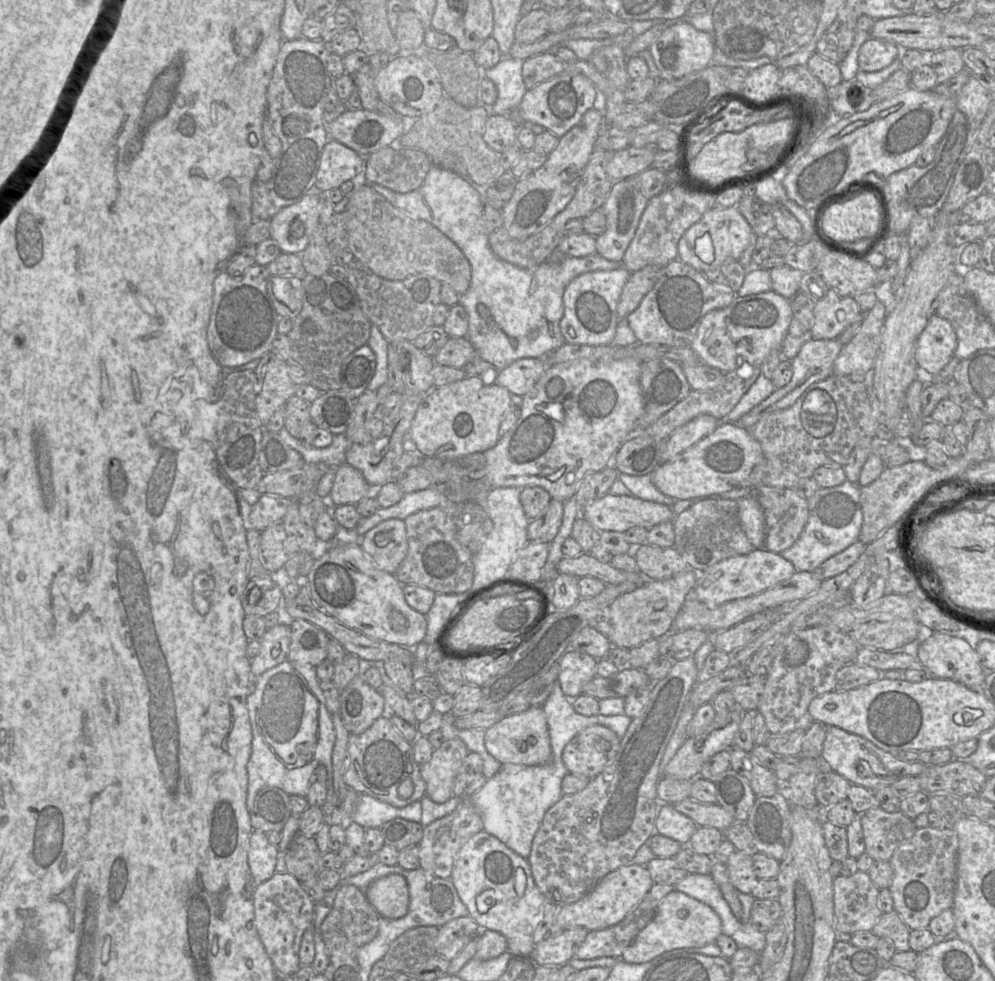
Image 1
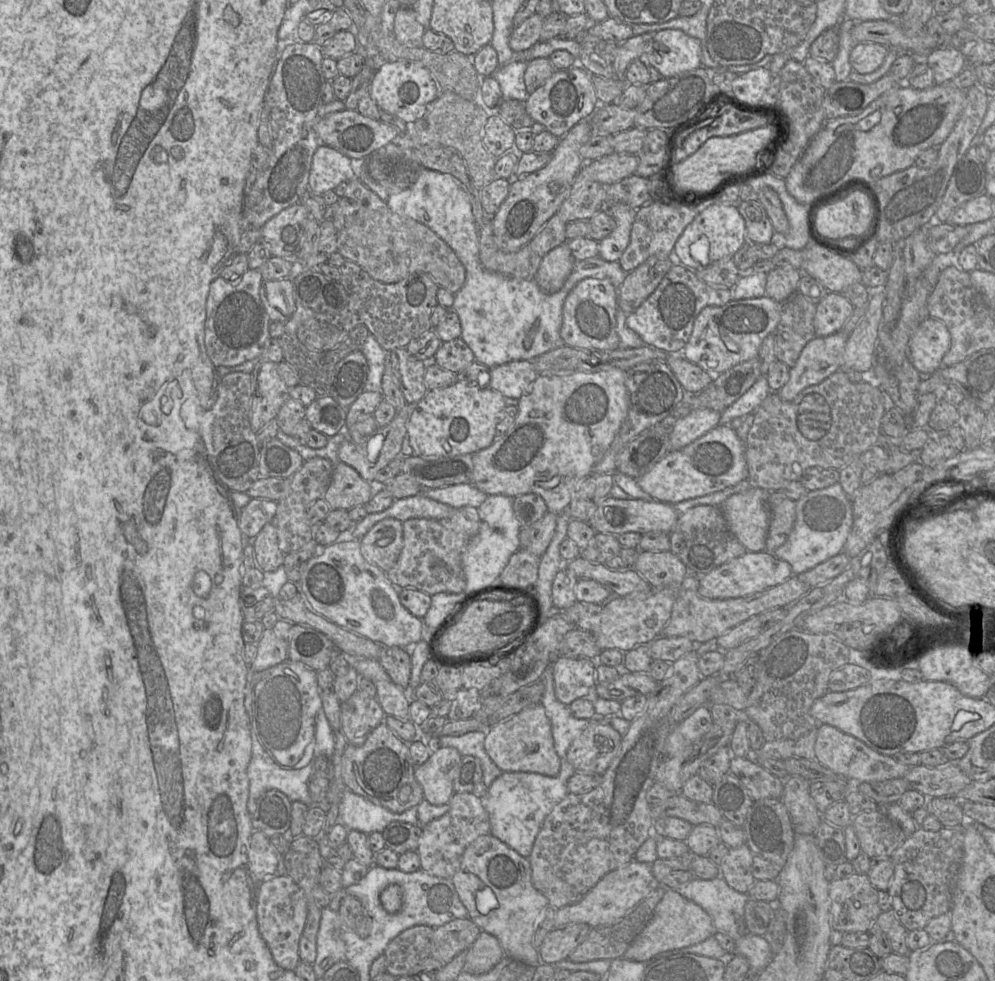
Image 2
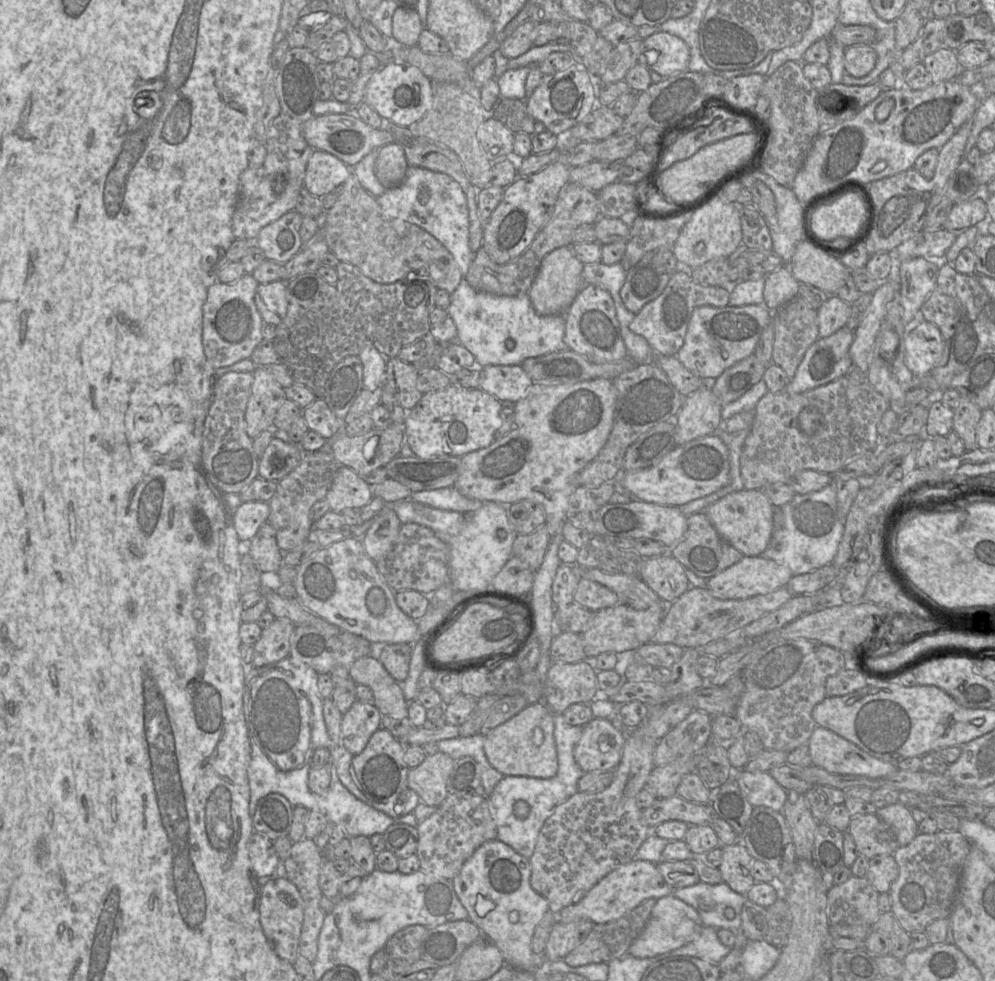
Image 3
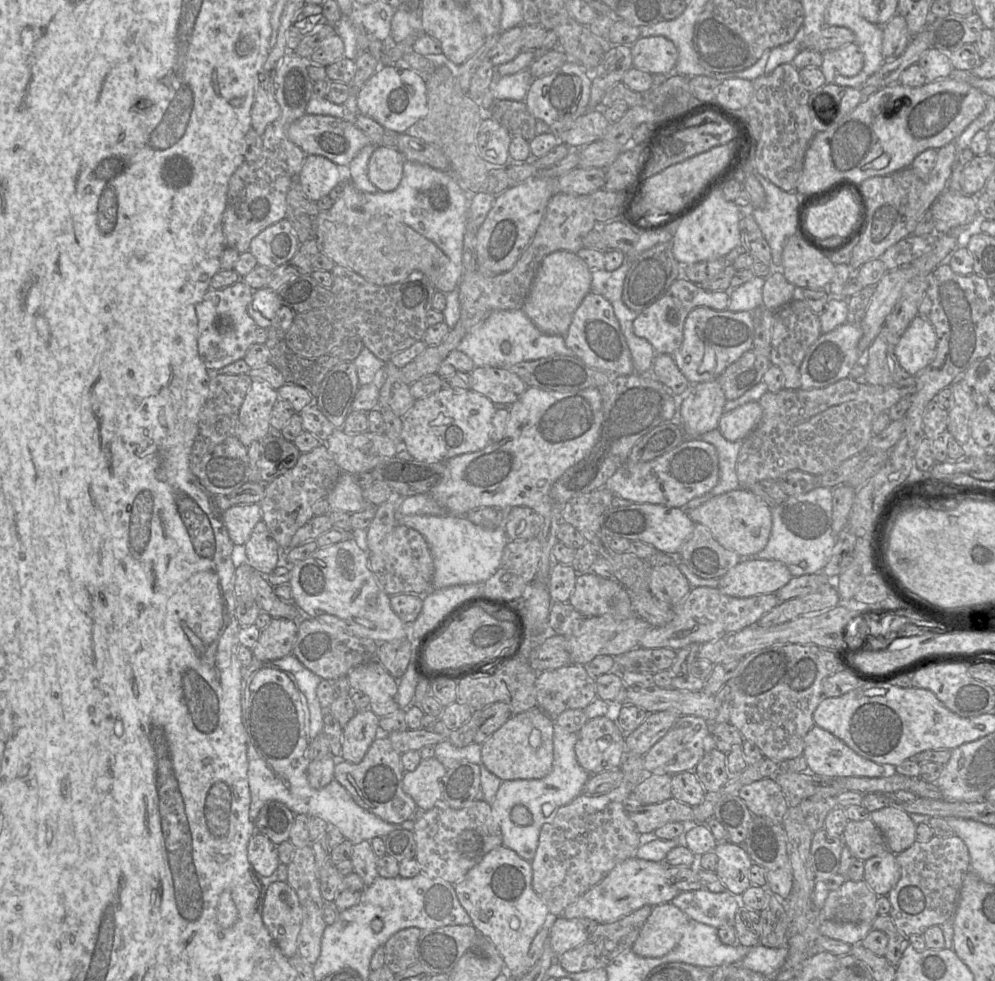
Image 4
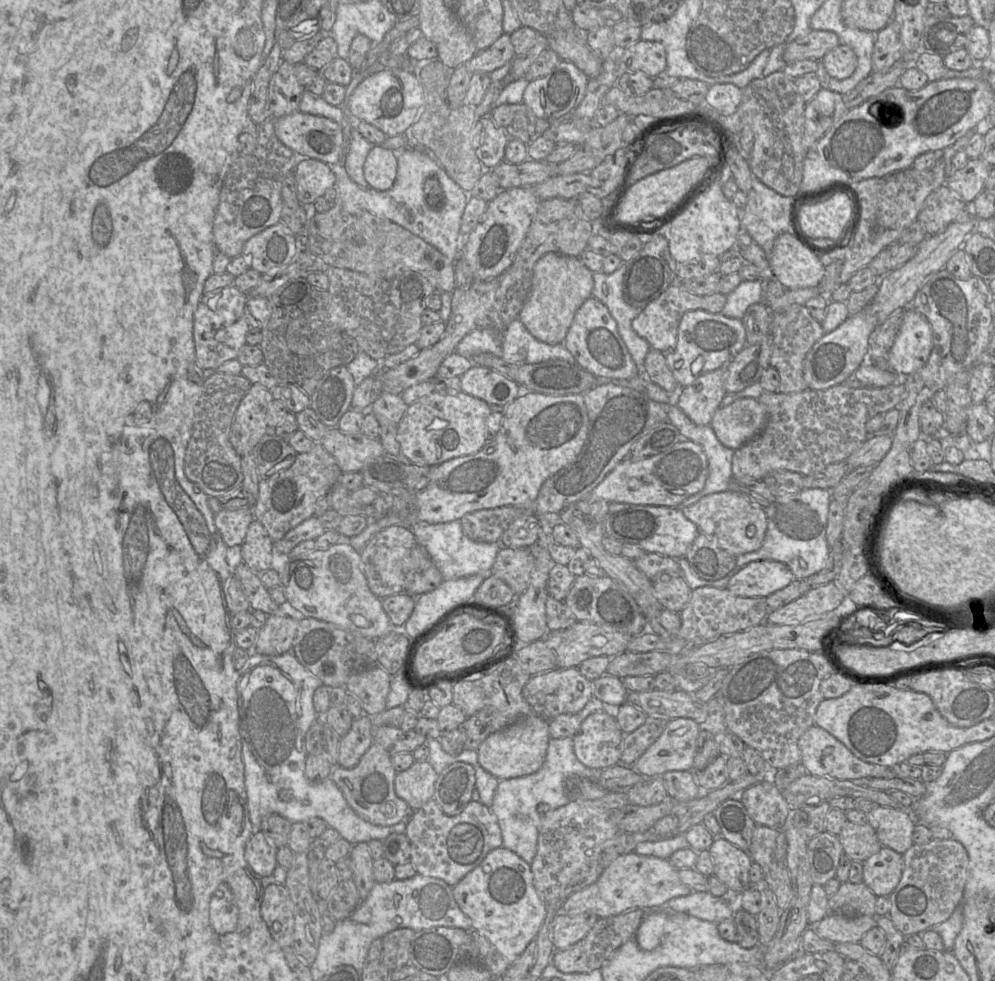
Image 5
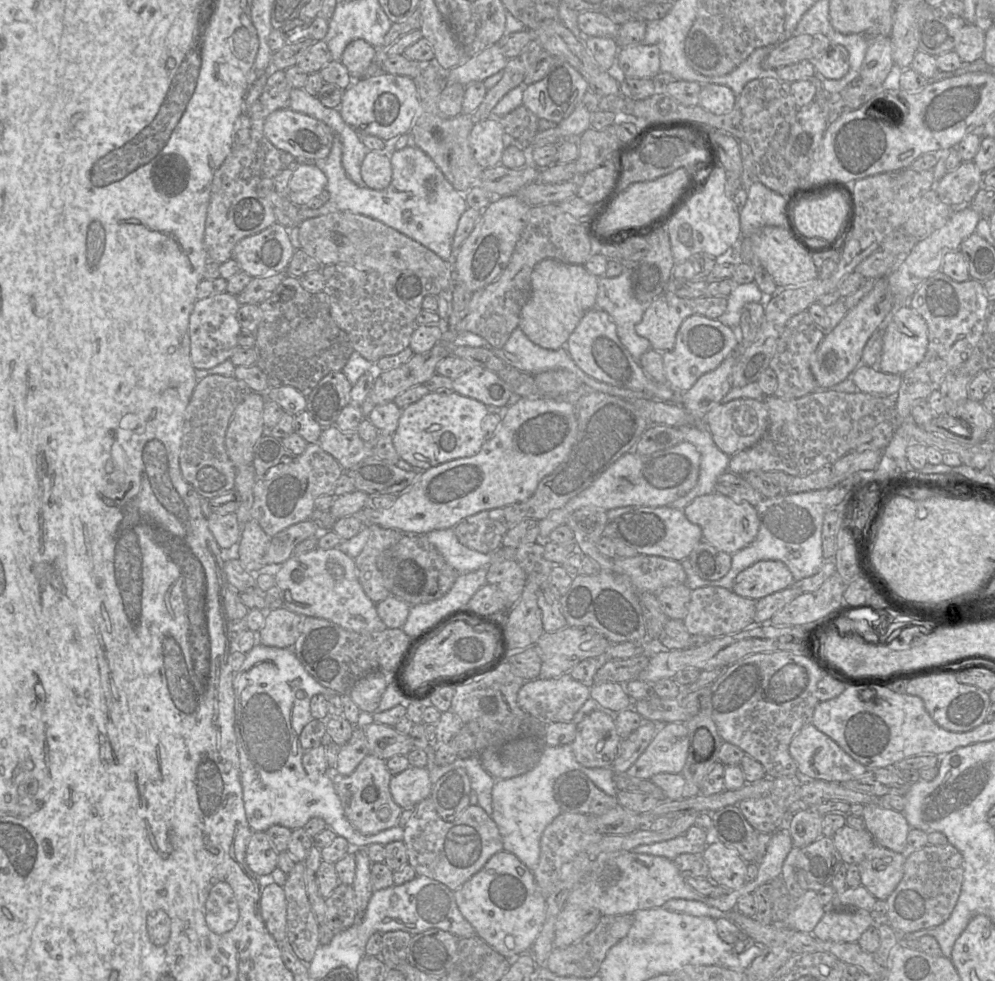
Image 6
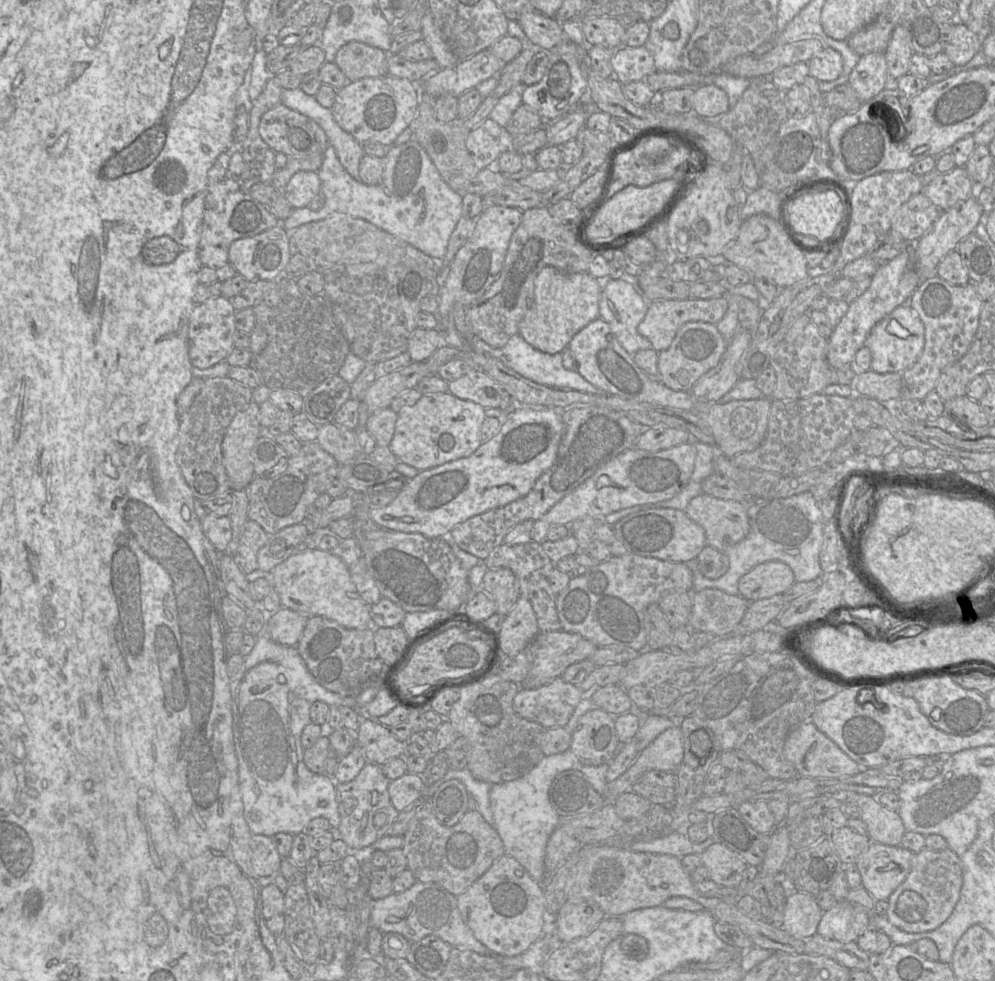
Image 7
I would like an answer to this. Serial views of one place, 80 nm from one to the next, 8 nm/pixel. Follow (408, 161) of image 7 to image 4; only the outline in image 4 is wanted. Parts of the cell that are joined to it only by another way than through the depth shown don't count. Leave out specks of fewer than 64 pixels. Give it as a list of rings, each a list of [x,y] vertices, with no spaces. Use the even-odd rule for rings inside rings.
[[[405,161],[398,187],[390,192],[364,192],[363,203],[367,203],[367,207],[371,210],[382,211],[403,222],[436,244],[456,266],[460,282],[463,274],[462,249],[469,196],[450,172]]]

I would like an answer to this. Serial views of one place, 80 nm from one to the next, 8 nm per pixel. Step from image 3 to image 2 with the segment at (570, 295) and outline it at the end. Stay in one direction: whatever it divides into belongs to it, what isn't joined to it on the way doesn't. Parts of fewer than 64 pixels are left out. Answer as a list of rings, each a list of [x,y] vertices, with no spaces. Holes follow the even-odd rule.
[[[566,243],[550,250],[542,259],[535,281],[546,294],[557,292],[573,270],[575,259]]]

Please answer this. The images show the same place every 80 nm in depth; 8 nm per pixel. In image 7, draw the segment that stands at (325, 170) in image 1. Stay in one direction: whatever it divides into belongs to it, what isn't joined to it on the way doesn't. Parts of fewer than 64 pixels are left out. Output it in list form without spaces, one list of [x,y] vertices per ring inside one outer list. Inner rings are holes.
[[[298,171],[288,182],[284,196],[294,208],[307,207],[321,190],[321,180],[315,171]]]

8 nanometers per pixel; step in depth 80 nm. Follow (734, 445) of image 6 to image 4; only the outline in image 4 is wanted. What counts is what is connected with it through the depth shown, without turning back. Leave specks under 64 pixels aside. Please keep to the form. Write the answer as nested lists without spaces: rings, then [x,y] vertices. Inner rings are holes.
[[[748,402],[723,413],[718,429],[728,441],[743,441],[757,427],[761,416],[762,408],[759,403]]]

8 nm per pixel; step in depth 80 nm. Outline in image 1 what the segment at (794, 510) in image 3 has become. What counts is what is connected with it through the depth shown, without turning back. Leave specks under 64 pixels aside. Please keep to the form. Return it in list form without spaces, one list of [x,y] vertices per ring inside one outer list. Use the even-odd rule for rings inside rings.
[[[846,480],[838,486],[819,489],[808,499],[809,516],[800,537],[790,548],[780,553],[784,559],[793,564],[796,572],[814,572],[827,559],[842,552],[858,540],[863,523],[860,488],[858,484]]]

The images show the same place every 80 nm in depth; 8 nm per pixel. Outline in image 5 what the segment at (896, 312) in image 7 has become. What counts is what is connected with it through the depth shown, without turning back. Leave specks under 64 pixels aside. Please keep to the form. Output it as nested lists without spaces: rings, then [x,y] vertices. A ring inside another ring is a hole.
[[[908,307],[899,332],[887,354],[887,366],[898,377],[906,377],[921,369],[933,348],[932,328],[925,316]]]

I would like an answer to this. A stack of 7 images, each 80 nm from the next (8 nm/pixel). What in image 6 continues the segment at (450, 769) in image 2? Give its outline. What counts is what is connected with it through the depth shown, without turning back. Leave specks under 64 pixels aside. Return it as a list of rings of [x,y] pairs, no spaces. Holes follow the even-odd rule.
[[[410,766],[392,776],[390,792],[393,800],[404,810],[430,797],[433,785],[426,767]]]

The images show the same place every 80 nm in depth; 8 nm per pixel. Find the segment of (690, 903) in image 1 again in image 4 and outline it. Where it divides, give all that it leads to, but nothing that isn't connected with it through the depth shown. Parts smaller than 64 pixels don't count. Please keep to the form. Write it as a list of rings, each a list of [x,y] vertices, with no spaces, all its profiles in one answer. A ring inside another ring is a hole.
[[[672,903],[652,908],[631,950],[640,957],[661,957],[669,953],[684,935],[690,918]]]

